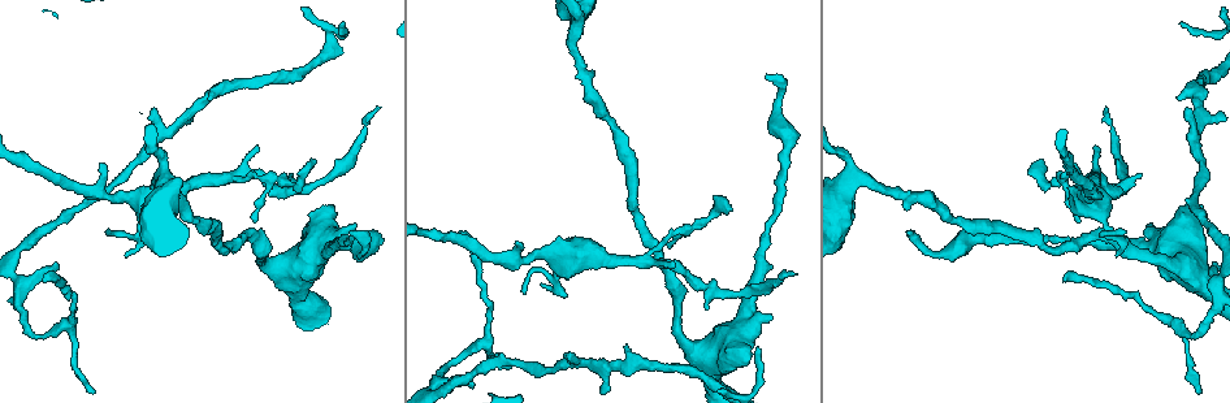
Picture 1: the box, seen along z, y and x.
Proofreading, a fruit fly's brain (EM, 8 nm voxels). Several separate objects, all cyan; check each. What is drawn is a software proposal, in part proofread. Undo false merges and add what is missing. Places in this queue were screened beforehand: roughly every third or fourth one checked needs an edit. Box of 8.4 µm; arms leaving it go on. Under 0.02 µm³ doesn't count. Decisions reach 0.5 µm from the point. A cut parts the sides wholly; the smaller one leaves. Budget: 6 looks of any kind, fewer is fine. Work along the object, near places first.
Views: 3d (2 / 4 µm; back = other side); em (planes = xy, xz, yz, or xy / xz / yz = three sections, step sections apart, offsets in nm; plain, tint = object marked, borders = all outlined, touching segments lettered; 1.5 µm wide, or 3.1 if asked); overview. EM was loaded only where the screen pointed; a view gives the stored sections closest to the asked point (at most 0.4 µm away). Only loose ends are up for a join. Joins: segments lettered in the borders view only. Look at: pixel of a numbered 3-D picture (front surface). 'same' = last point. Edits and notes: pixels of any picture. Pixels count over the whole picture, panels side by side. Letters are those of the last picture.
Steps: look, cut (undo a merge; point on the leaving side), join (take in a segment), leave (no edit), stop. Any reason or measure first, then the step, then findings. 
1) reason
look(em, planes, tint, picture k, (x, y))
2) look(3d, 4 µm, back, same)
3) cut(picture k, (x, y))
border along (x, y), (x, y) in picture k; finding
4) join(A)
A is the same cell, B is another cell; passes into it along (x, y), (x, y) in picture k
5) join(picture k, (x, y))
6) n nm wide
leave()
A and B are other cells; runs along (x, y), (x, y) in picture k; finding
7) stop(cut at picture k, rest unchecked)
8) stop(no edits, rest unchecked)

an open end
look(3d, 4 µm, picture 1, (357, 226))

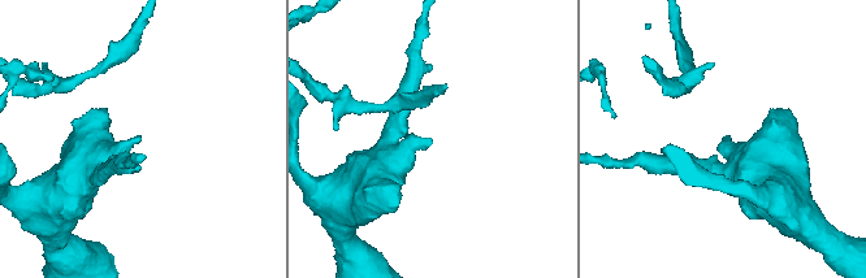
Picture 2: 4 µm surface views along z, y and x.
shape alone is not enough
look(em, xy, step 8, borders, picture 2, (138, 136))

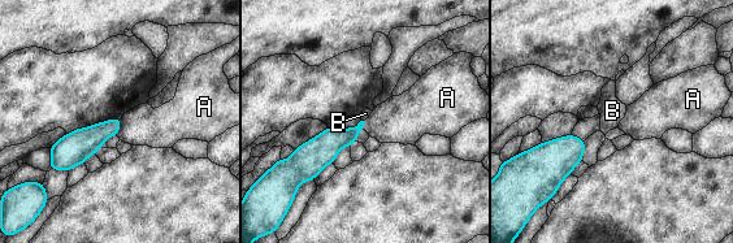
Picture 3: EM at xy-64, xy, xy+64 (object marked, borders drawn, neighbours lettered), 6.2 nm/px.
leave()
A and B are other cells; none of them fits

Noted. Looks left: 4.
free end
look(3d, 4 µm, picture 1, (156, 110))

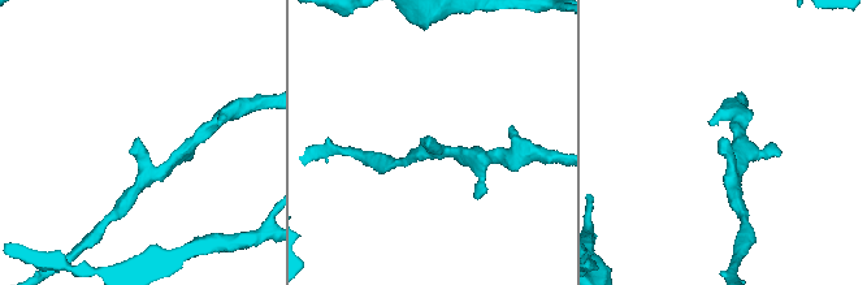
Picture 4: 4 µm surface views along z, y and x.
need the tissue
look(em, yz, step 8, borders, picture 4, (428, 139))

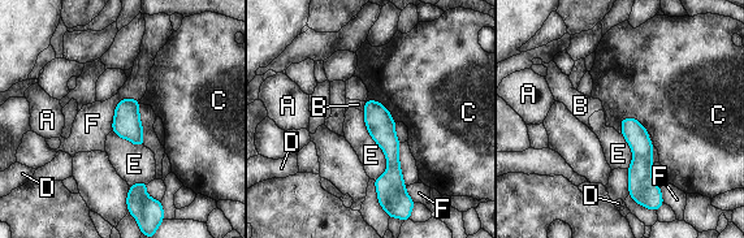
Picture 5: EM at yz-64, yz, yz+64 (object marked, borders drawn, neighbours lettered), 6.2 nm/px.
look(em, planes, borders, same)

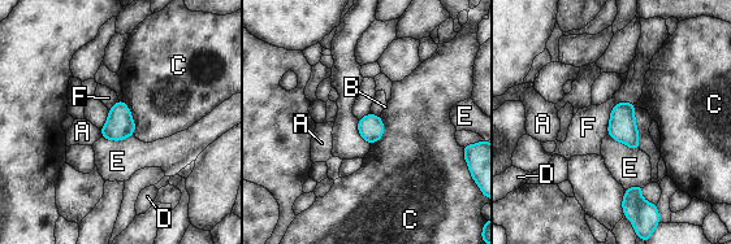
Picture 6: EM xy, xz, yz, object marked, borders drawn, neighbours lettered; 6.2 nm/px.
160 nm wide
leave()
A, B, C, D, E and F are other cells; none of them fits

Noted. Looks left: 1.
free end
look(em, xy, step 8, borders, picture 1, (258, 146))

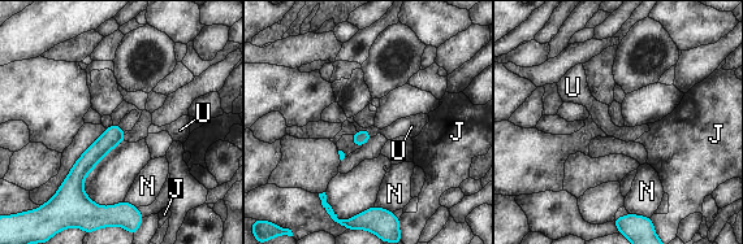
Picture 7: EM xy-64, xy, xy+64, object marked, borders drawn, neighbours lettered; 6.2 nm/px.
leave()
J, N and U are other cells; border along (357, 130), (367, 130), (371, 136) in picture 7; none of them fits

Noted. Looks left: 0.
stop(no edits, rest unchecked)

